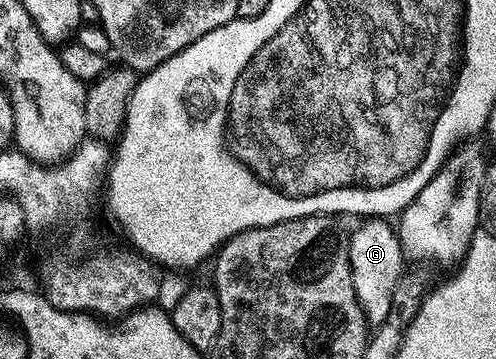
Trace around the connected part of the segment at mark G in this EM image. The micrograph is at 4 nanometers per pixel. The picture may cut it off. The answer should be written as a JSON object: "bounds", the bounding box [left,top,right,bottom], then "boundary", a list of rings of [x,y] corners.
{"bounds":[348,216,406,328],"boundary":[[[380,216],[367,219],[368,224],[357,228],[348,238],[348,255],[354,280],[354,292],[369,327],[377,328],[390,316],[390,300],[394,300],[394,288],[406,269],[406,255],[400,247],[400,235],[391,221]]]}

